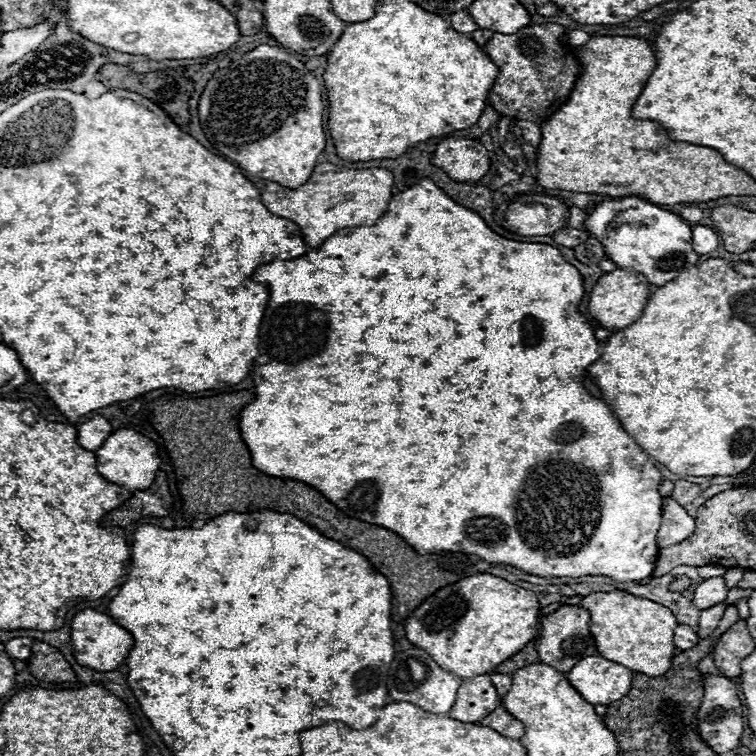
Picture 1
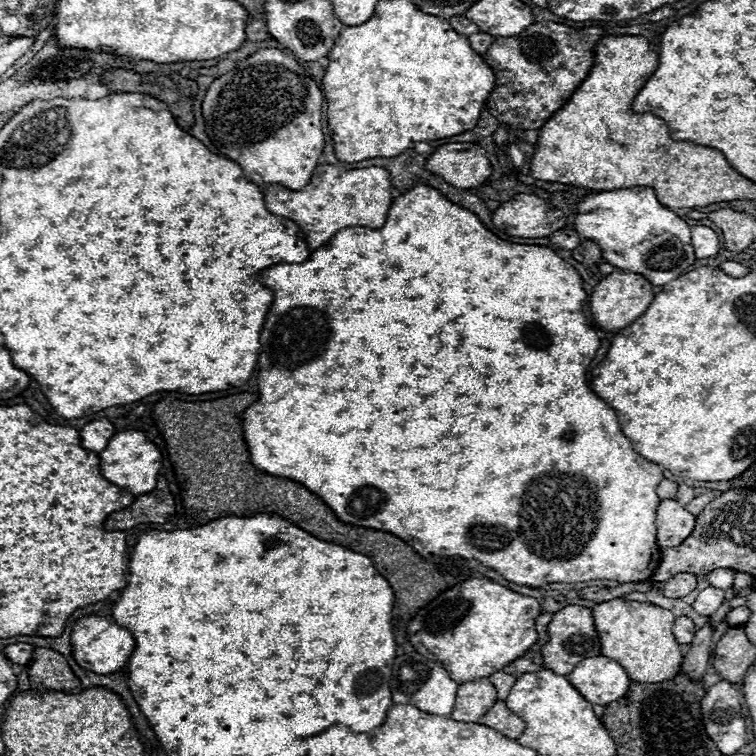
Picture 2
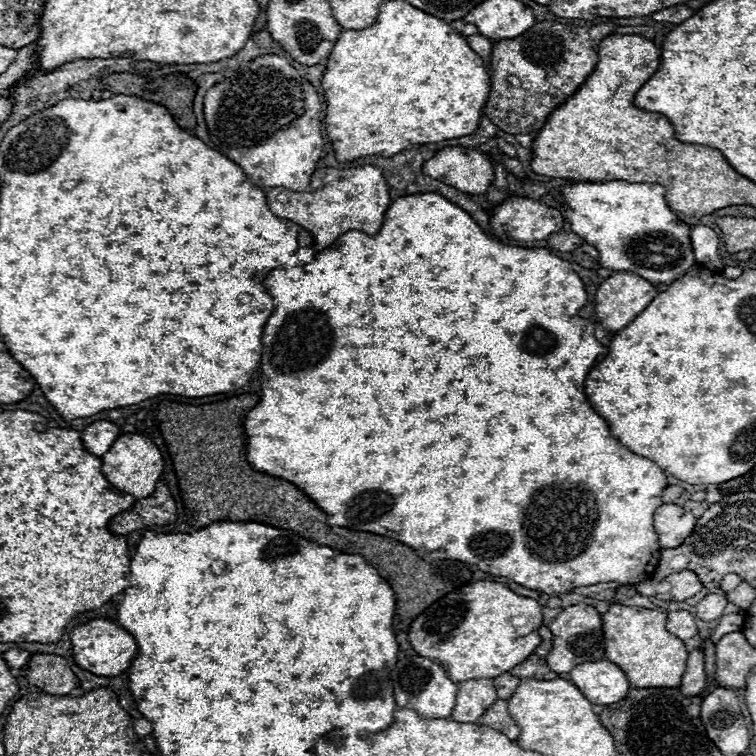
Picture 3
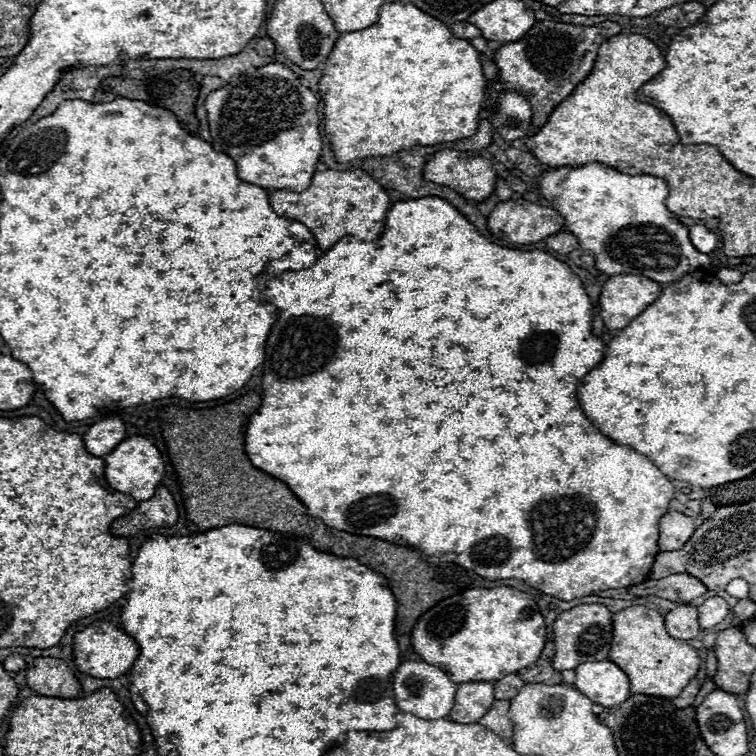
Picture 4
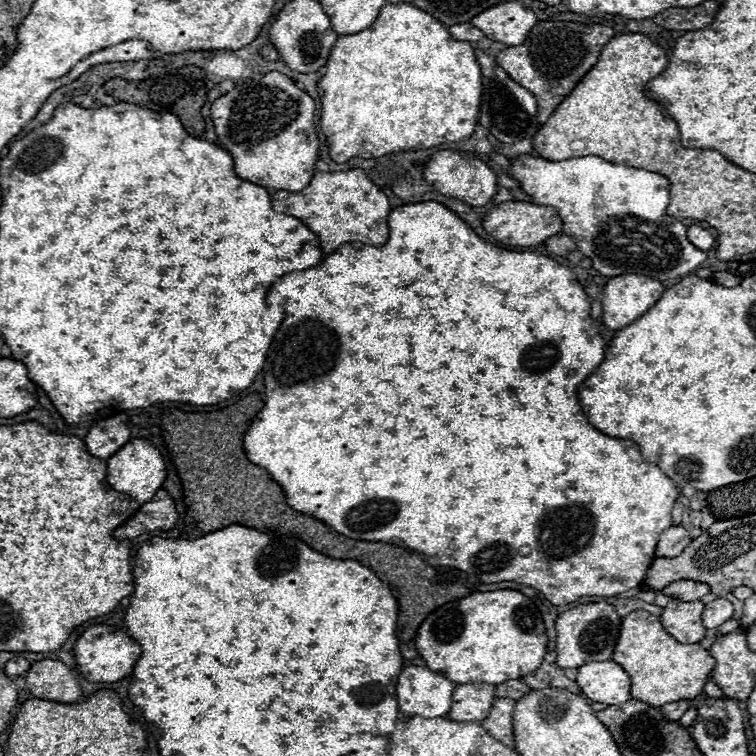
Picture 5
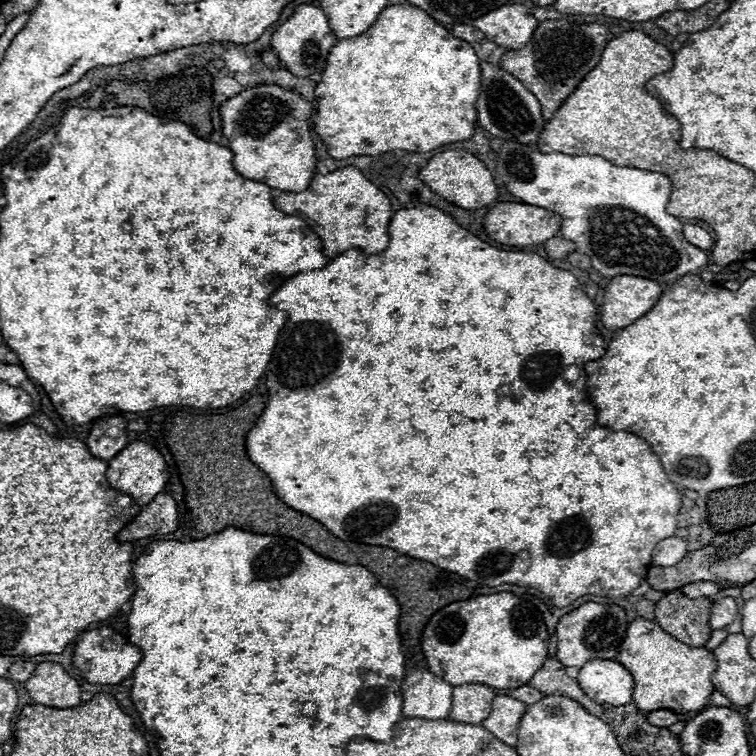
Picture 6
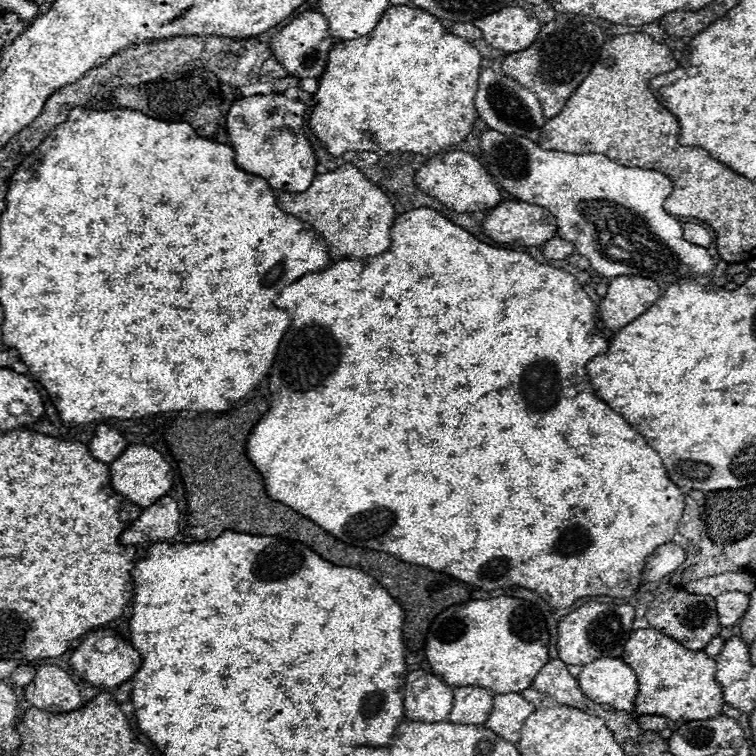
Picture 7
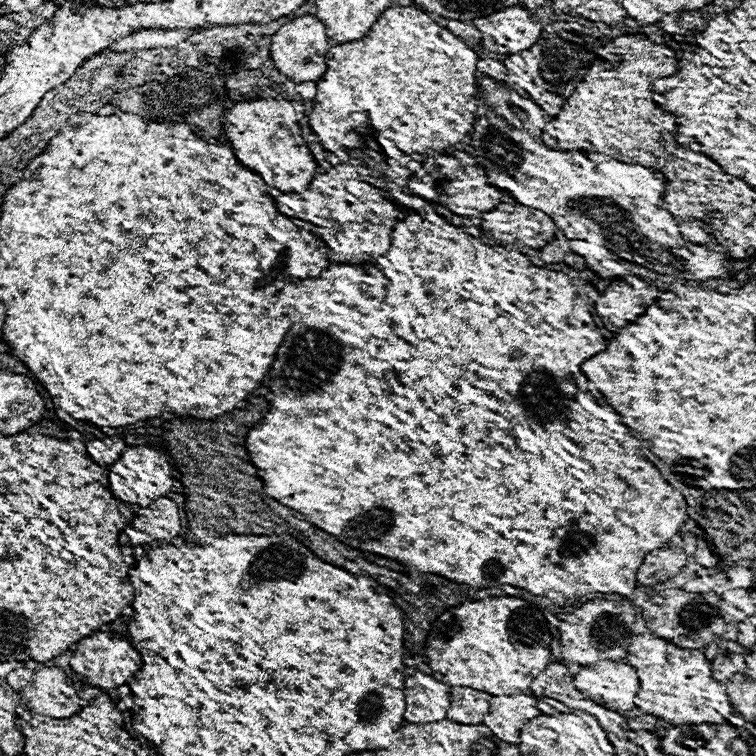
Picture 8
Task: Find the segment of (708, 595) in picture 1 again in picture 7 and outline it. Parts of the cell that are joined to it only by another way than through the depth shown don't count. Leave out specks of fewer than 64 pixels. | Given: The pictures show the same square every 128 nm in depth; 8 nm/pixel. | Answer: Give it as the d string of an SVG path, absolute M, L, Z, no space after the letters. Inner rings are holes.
M726 592L716 598L716 614L720 626L734 626L748 608L748 594Z

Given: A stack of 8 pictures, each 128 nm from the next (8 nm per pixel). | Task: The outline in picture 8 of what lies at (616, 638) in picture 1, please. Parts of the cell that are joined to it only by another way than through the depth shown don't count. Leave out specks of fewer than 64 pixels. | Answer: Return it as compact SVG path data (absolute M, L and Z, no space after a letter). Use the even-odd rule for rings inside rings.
M654 634L636 636L630 642L628 662L638 670L640 692L636 706L668 724L726 724L732 712L730 698L724 684L712 678L710 662L702 650L688 650Z

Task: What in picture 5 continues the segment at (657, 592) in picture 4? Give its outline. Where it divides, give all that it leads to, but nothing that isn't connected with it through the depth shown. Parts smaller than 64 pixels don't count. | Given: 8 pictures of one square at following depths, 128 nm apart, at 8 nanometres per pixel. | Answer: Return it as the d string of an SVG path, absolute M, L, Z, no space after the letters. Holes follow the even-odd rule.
M672 582L662 592L682 602L694 602L694 600L700 600L704 594L710 594L710 586L702 582Z

